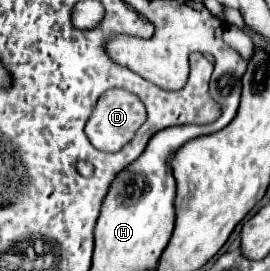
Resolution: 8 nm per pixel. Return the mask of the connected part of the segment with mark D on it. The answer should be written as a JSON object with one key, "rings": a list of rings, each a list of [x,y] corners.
{"rings":[[[113,89],[99,99],[95,121],[87,123],[85,133],[95,149],[105,153],[117,153],[133,139],[143,121],[143,103],[123,89]]]}

